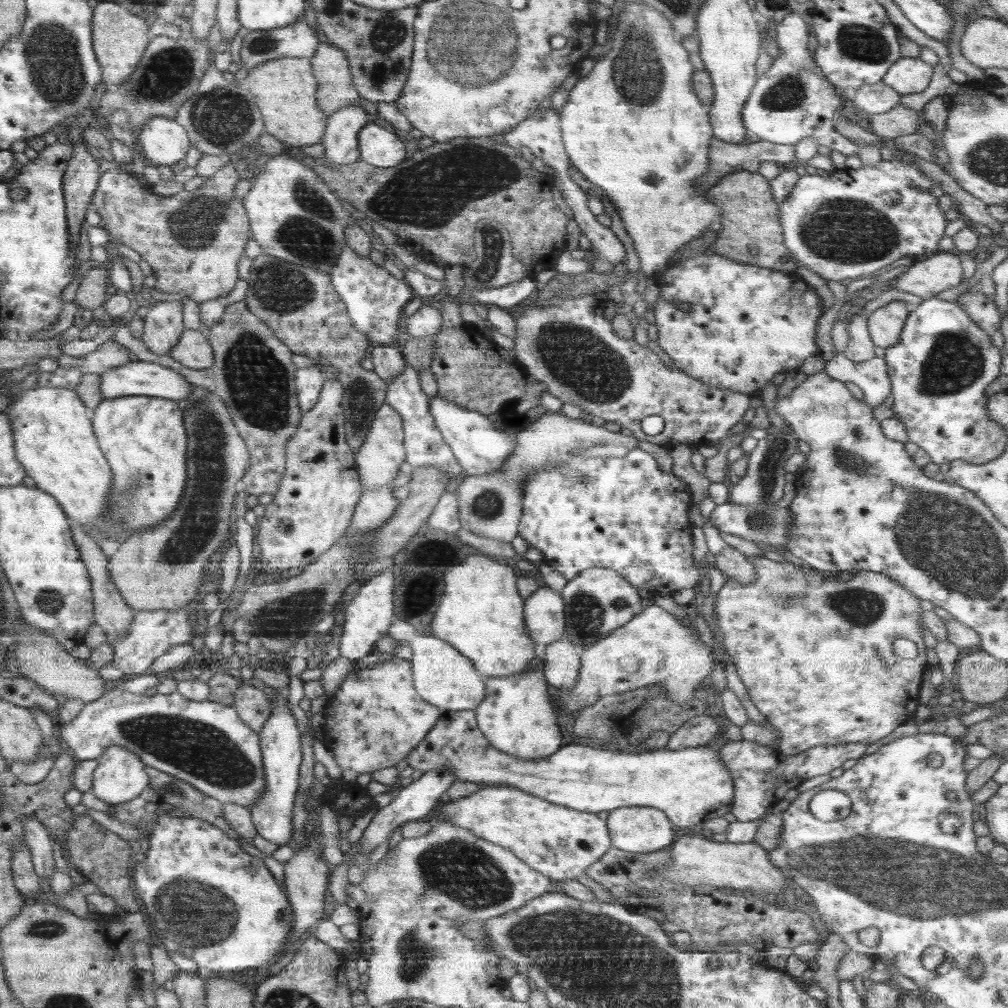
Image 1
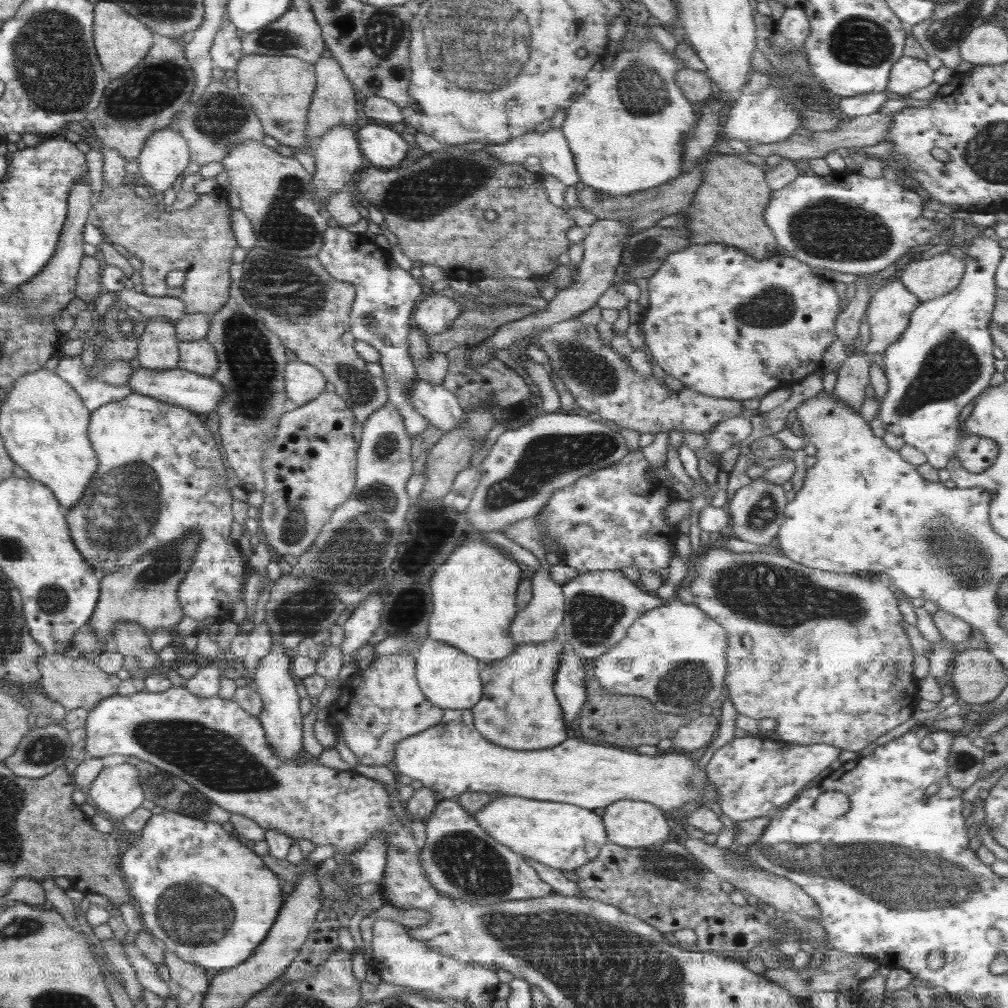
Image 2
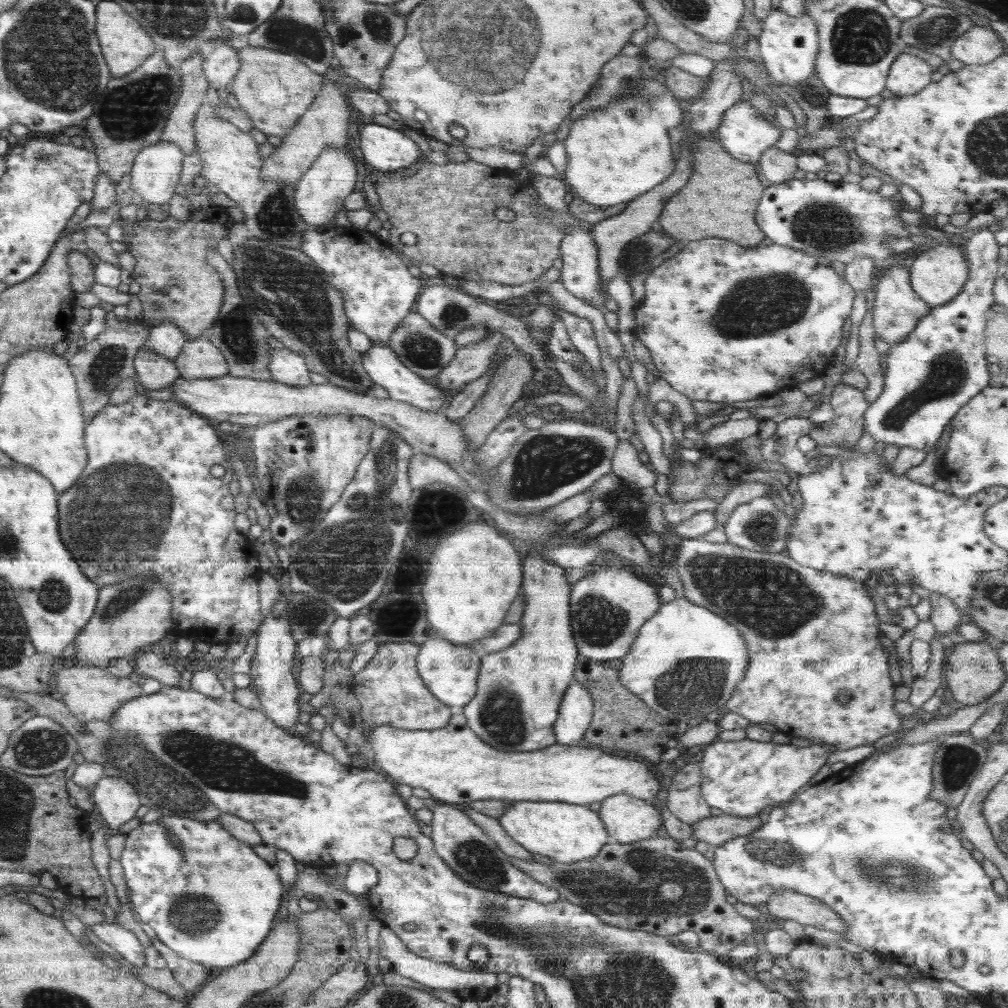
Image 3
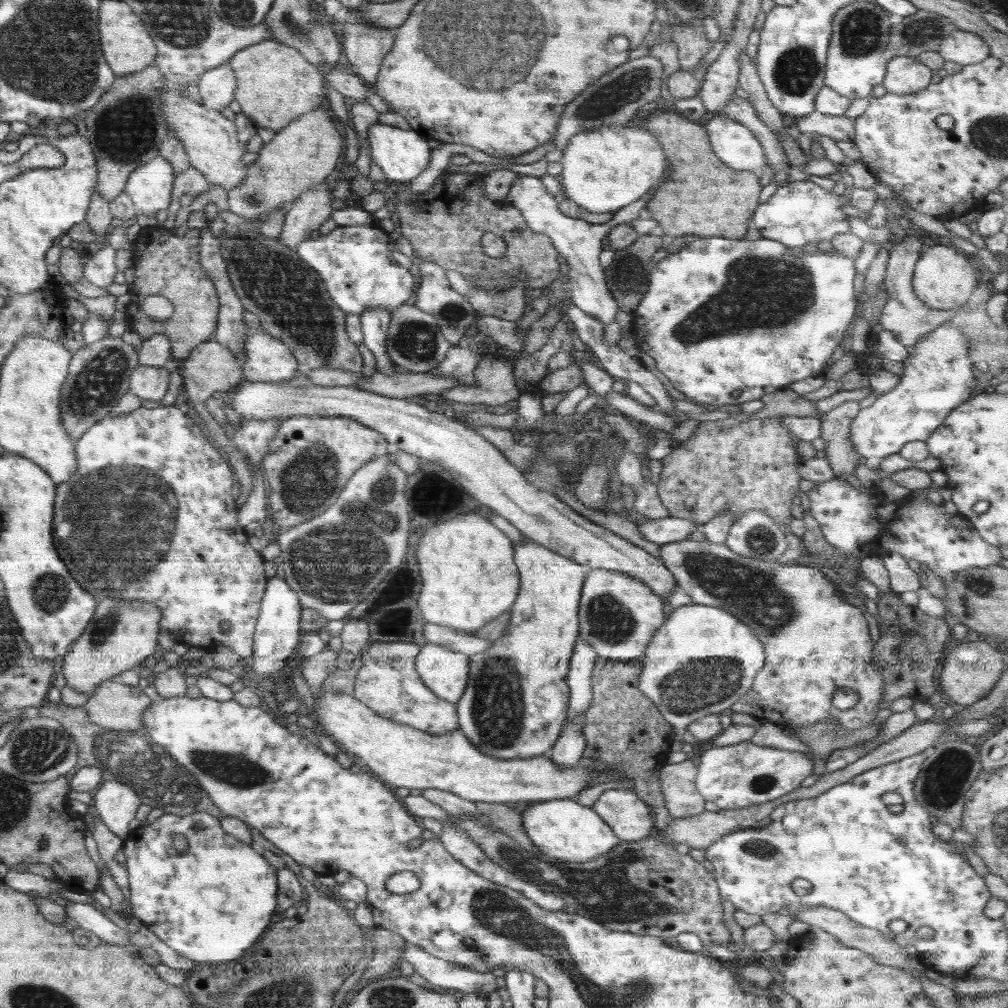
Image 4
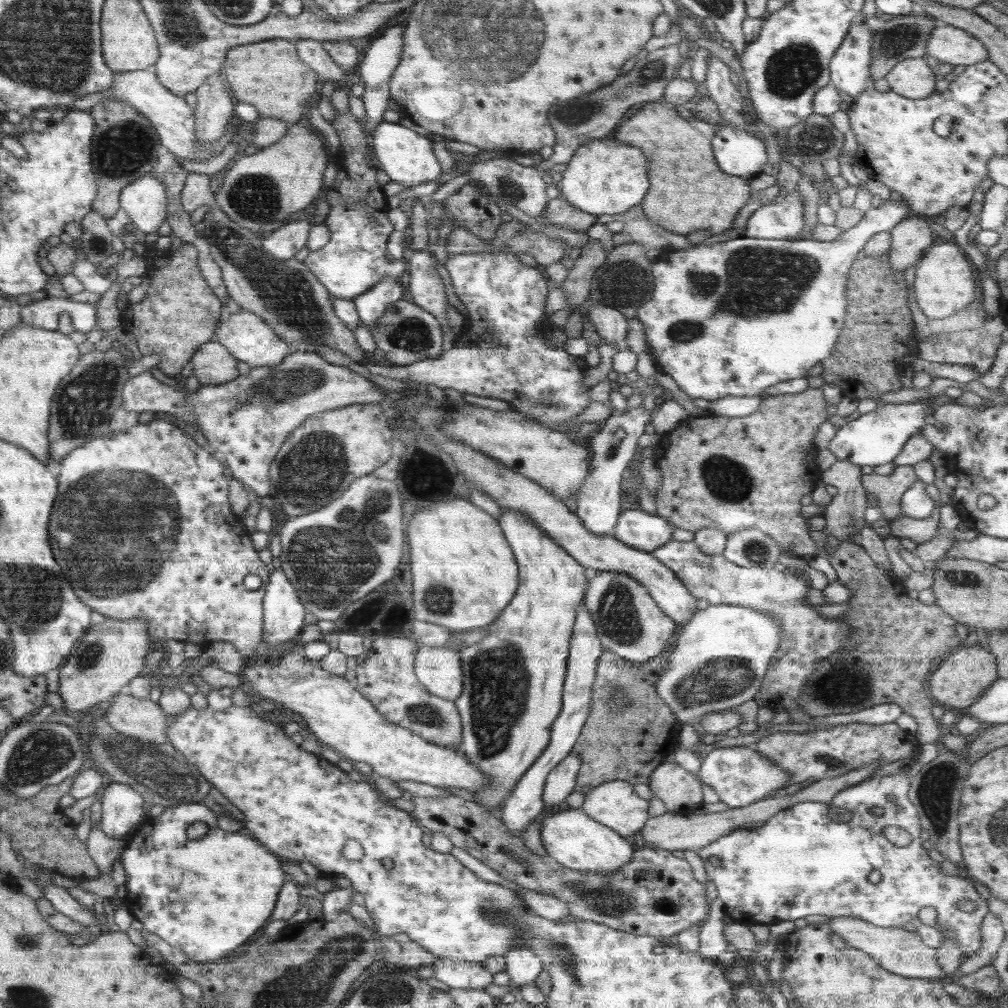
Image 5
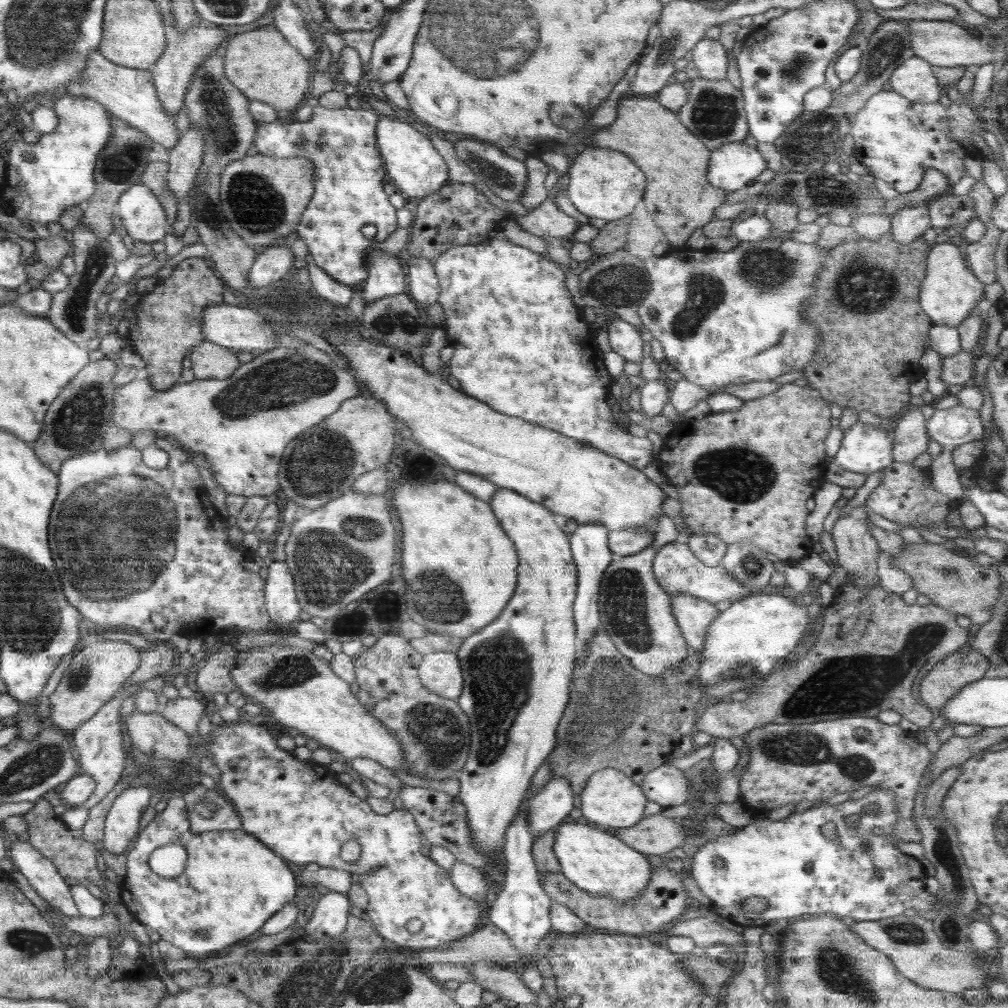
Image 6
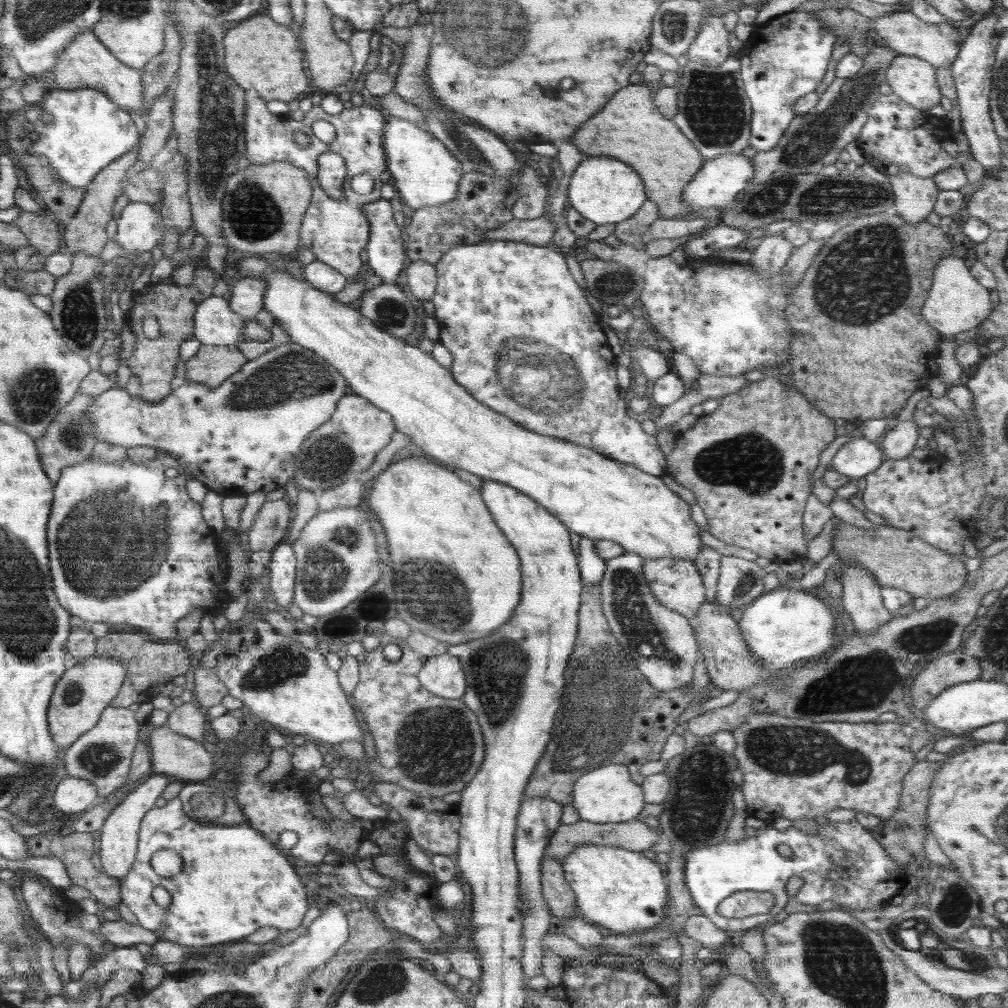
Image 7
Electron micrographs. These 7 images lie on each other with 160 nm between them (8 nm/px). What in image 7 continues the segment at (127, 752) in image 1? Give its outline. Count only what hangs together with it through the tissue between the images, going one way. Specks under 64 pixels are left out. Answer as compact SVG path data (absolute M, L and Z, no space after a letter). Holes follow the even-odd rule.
M152 774L146 782L142 782L122 803L112 810L101 826L99 855L102 862L102 872L116 878L121 884L135 864L134 856L137 855L136 842L139 842L138 826L141 826L140 820L144 819L144 814L150 811L154 802L162 796L166 784L168 784L166 776Z

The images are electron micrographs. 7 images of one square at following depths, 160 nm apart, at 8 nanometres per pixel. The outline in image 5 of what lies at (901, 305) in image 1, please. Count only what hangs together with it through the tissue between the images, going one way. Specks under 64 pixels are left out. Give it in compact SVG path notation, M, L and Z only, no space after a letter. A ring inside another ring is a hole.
M911 213L900 221L891 230L891 247L888 250L889 263L892 270L899 273L904 272L908 267L911 267L916 262L922 252L930 248L932 244L932 237L934 232L930 230L930 220L926 220L926 216L923 218L918 214Z

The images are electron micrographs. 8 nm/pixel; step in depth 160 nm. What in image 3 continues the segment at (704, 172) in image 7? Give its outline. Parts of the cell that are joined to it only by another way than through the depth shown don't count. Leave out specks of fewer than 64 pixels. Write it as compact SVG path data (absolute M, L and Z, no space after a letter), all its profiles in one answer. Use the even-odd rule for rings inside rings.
M742 99L739 104L732 106L724 113L720 126L715 130L715 139L734 159L754 164L759 161L768 147L778 142L782 129L776 119L774 123L765 121L750 105L748 99Z

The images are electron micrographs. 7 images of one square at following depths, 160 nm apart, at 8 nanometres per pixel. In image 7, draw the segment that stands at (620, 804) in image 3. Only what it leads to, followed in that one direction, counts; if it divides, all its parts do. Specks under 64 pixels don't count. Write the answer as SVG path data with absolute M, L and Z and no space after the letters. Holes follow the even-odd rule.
M609 764L585 773L576 780L573 796L574 807L580 818L593 823L623 823L632 820L644 808L645 803L642 786L631 780L628 767L621 764Z

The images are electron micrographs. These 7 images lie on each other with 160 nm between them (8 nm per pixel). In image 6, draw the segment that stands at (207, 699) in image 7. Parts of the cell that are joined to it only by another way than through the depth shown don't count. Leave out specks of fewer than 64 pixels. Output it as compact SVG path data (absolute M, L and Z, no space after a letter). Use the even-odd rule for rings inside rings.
M229 642L221 647L219 652L208 654L200 659L196 675L196 686L206 698L216 693L227 695L236 686L230 676L230 669L235 667L237 650Z

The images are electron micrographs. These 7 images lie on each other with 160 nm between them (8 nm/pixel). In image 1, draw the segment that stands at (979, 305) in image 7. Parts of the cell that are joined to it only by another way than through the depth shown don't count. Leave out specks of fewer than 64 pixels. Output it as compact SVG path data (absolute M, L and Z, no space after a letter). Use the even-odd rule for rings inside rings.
M942 251L932 254L926 260L914 261L914 264L900 270L894 287L929 299L943 290L958 286L963 280L958 255L951 251Z

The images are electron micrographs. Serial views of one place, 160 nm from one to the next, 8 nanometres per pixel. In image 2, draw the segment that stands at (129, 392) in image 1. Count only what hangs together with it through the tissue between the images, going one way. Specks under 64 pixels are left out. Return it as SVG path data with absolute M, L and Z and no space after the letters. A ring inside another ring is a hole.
M141 366L140 369L131 374L126 385L132 387L136 393L141 395L156 397L158 400L167 401L168 404L191 408L201 415L206 415L212 410L218 409L226 394L226 389L220 381L214 380L211 376L199 375L180 368L152 370Z

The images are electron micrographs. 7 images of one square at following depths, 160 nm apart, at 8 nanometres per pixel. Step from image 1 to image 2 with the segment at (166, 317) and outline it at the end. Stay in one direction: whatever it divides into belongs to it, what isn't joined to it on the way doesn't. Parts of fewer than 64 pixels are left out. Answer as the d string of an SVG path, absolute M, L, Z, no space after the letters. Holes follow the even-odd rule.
M157 316L147 320L144 332L137 344L138 360L140 366L152 370L174 370L179 361L179 343L176 340L175 325L165 316Z

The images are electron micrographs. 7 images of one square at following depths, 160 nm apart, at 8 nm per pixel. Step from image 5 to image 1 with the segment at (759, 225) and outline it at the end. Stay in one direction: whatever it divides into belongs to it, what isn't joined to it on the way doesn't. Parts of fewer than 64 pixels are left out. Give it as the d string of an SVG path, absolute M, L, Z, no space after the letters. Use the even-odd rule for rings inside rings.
M897 151L890 161L880 160L874 167L837 168L826 178L806 174L796 181L785 201L778 204L784 244L806 268L817 272L823 279L834 281L864 278L904 256L932 253L938 250L938 241L944 236L948 224L937 198L929 193L933 184L920 172L918 165L912 163L906 151Z

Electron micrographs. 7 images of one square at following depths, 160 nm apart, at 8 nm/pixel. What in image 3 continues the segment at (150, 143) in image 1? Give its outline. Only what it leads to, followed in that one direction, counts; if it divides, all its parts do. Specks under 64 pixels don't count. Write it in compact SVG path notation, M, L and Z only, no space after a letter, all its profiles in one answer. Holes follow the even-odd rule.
M160 140L158 144L144 148L129 172L138 202L168 203L179 183L184 158L183 150L173 142Z

